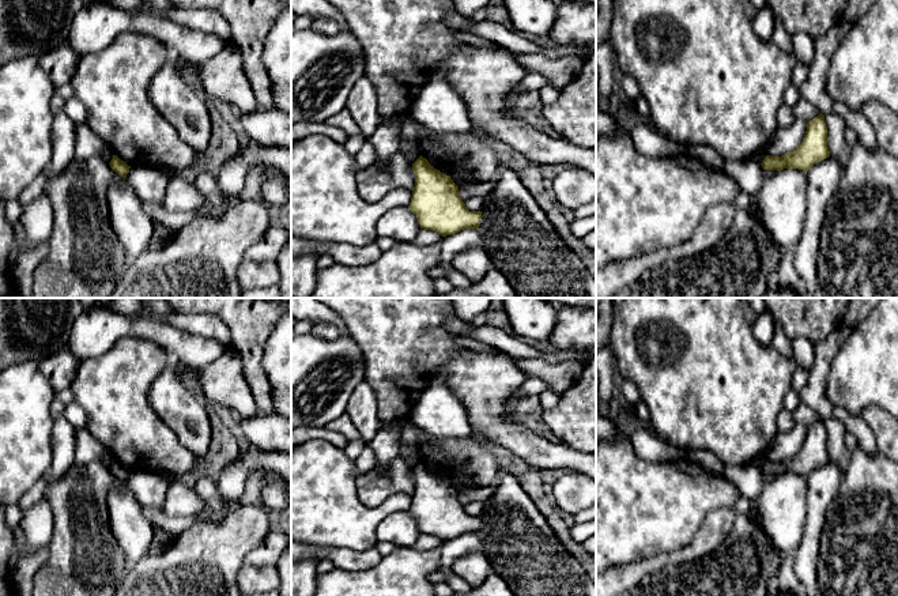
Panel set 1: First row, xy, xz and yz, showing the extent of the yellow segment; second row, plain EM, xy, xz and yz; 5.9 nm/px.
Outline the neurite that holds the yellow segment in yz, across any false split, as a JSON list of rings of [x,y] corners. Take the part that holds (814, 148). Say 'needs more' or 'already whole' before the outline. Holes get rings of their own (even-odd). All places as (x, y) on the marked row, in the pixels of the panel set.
already whole; [[[825,114],[807,122],[807,131],[800,146],[781,156],[766,155],[762,161],[763,170],[799,169],[808,171],[814,165],[830,156],[827,147],[827,127]]]

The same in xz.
already whole; [[[422,155],[412,163],[415,186],[408,208],[416,215],[422,229],[442,237],[464,229],[476,229],[482,222],[480,211],[469,211],[459,195],[453,180],[434,169]]]

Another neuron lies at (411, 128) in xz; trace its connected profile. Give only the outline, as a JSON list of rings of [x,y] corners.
[[[411,117],[403,125],[403,136],[408,142],[410,147],[420,156],[419,124]]]

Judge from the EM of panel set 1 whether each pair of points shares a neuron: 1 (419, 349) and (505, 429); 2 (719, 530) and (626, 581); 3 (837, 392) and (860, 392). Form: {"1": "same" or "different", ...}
{"1": "same", "2": "same", "3": "same"}

